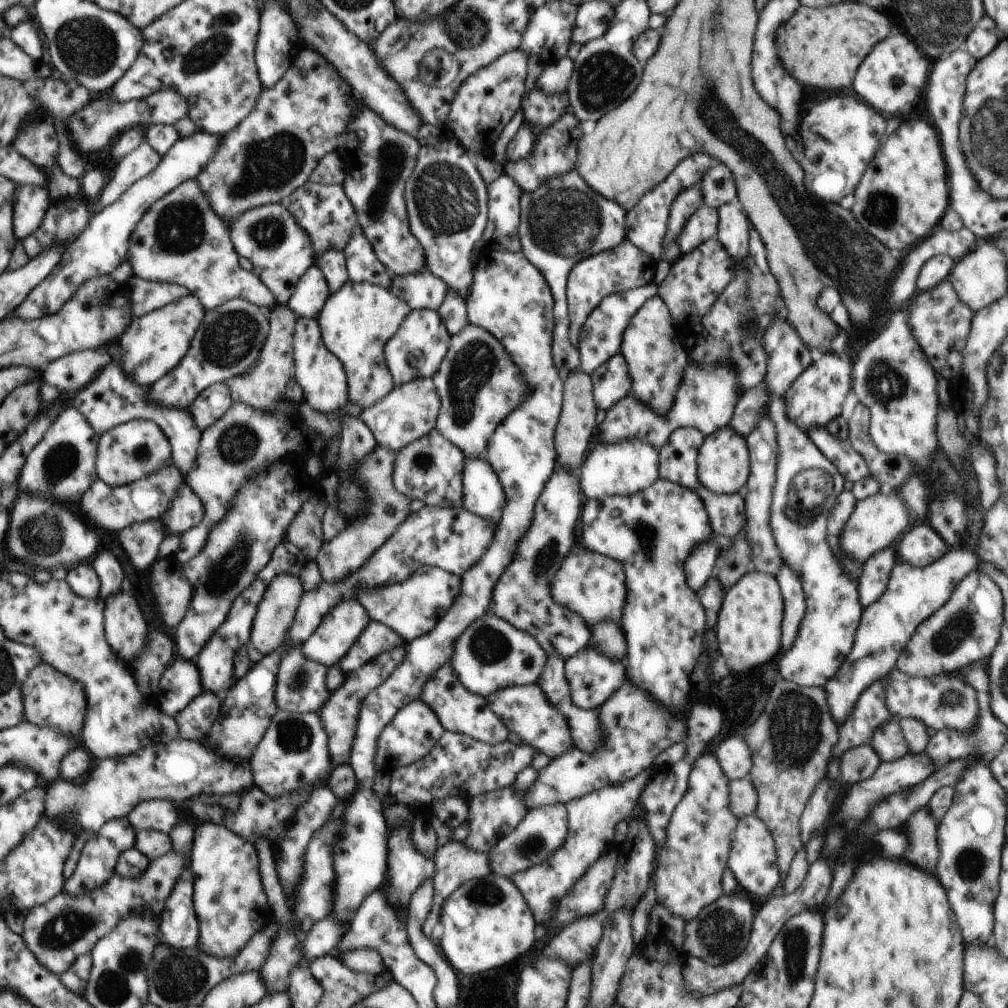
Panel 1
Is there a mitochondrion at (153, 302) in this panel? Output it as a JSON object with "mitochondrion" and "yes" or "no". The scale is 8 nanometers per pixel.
{"mitochondrion":"no"}

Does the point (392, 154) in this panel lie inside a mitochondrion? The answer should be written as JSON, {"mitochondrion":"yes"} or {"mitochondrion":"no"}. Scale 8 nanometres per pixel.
{"mitochondrion":"yes"}

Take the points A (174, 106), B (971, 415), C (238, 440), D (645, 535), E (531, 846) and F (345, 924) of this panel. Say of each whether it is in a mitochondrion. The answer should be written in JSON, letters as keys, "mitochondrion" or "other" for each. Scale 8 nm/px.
{"A":"mitochondrion","B":"other","C":"mitochondrion","D":"mitochondrion","E":"mitochondrion","F":"other"}

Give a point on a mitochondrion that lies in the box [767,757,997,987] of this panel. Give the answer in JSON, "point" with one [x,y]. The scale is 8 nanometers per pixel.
{"point":[971,863]}

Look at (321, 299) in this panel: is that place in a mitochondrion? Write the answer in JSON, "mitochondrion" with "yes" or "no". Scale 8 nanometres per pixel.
{"mitochondrion":"no"}

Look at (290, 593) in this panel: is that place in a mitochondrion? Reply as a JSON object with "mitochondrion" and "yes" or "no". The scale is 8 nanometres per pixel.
{"mitochondrion":"no"}

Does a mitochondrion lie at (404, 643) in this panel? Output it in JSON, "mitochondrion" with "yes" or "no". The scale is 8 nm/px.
{"mitochondrion":"no"}

